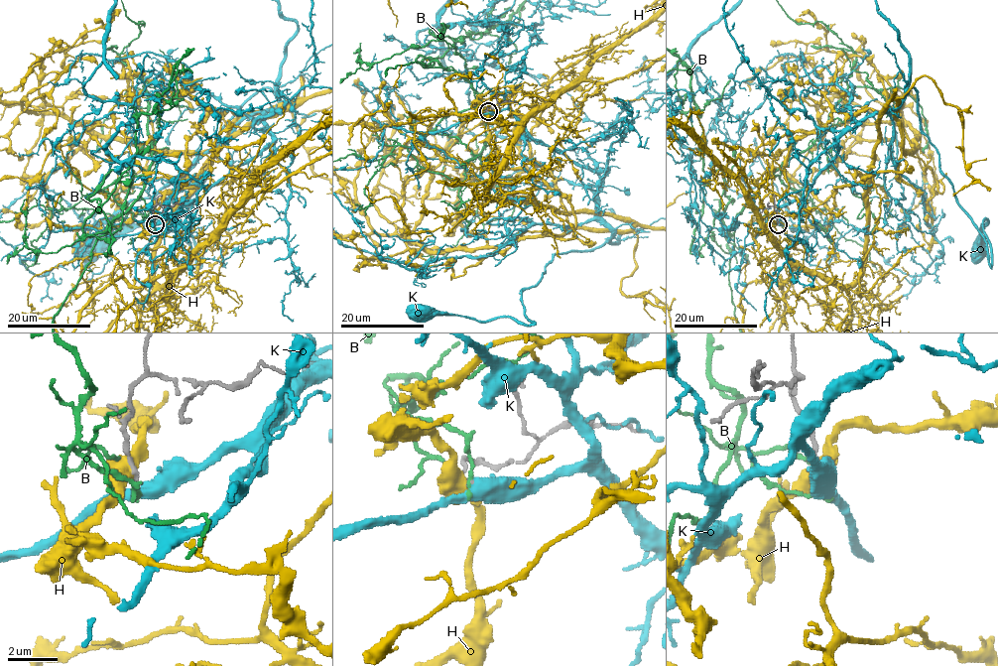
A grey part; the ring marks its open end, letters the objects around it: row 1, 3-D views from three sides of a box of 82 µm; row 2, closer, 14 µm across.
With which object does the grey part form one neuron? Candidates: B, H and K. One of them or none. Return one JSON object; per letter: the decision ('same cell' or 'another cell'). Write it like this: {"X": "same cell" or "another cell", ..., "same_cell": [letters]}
{"B": "another cell", "H": "another cell", "K": "another cell", "same_cell": []}

